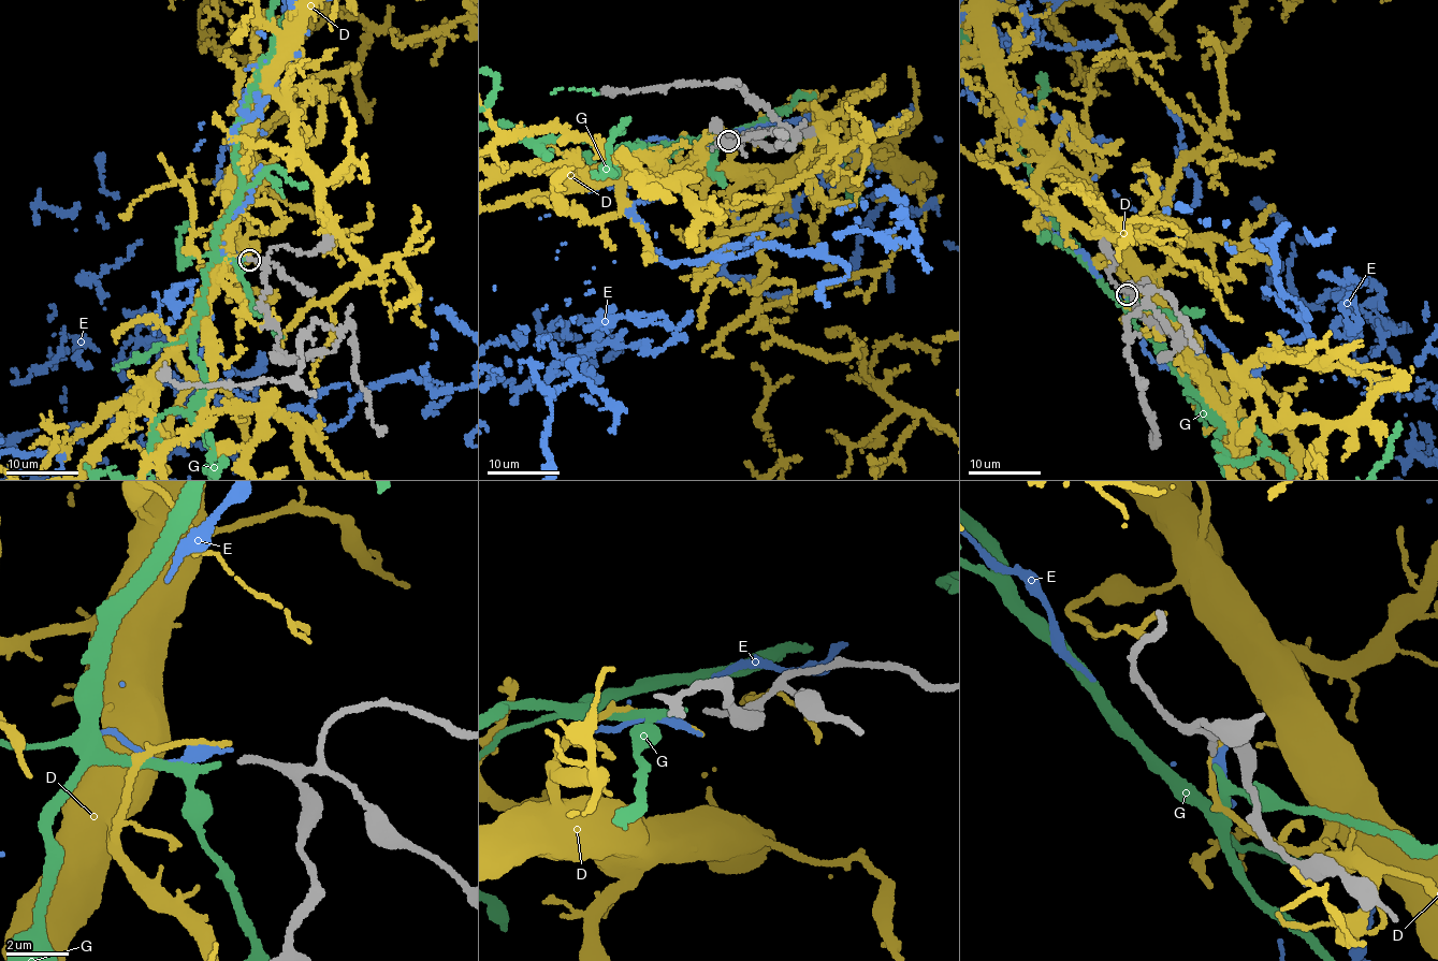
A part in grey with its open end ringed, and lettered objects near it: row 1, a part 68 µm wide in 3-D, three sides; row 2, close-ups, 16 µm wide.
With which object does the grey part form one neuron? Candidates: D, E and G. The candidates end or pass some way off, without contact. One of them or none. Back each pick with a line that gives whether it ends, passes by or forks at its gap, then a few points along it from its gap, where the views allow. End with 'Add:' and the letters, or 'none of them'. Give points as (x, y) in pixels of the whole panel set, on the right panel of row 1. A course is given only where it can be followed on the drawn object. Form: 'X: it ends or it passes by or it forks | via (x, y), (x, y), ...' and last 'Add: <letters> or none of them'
G: it ends
Add: G

